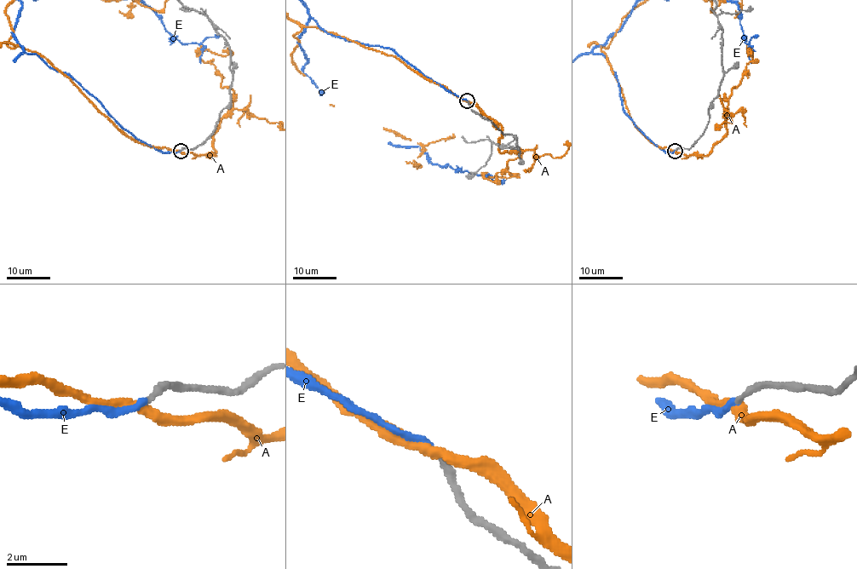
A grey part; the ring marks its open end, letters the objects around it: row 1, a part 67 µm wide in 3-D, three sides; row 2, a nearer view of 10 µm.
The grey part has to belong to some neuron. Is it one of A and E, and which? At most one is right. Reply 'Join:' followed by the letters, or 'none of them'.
Join: E

